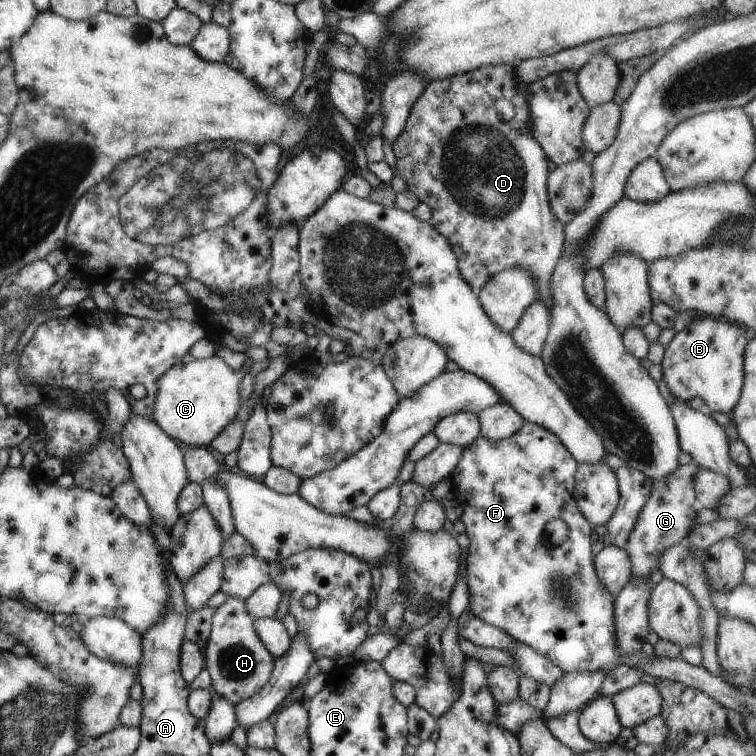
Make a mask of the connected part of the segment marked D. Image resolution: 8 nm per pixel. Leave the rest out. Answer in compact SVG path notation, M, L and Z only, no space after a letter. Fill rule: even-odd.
M498 64L491 66L479 66L477 70L465 72L465 74L457 74L457 76L449 76L449 78L441 78L441 80L433 80L425 85L425 88L420 92L417 100L413 103L409 116L405 121L403 130L397 136L395 144L392 146L392 152L395 157L395 168L393 172L403 180L406 184L406 189L417 198L419 202L427 204L431 212L431 217L428 223L435 229L451 246L455 258L457 258L457 268L461 278L474 290L478 291L484 284L495 274L499 274L505 268L513 268L513 266L521 266L525 270L531 272L531 276L535 278L535 286L537 286L537 296L535 300L541 300L549 310L551 310L551 292L549 291L549 278L555 263L559 260L561 254L561 246L563 246L563 231L564 225L561 224L553 216L551 212L547 191L546 191L546 178L547 178L547 164L548 158L541 150L541 147L531 134L531 118L529 118L529 108L527 108L527 86L523 84L515 72L513 72L513 64ZM498 98L508 100L515 110L515 115L507 122L499 120L493 103Z

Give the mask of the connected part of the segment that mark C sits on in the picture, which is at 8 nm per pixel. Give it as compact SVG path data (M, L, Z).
M220 357L193 359L174 364L157 380L151 417L156 425L182 447L206 447L235 419L241 403L239 382L244 373L233 371Z

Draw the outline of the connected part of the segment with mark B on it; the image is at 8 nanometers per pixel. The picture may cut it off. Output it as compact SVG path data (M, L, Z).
M695 316L687 327L675 333L672 341L664 347L664 355L660 366L662 380L670 390L670 394L682 400L689 401L691 398L703 399L711 412L729 412L735 406L742 388L743 382L743 351L747 344L745 328L731 323L725 319L716 319L705 316Z

